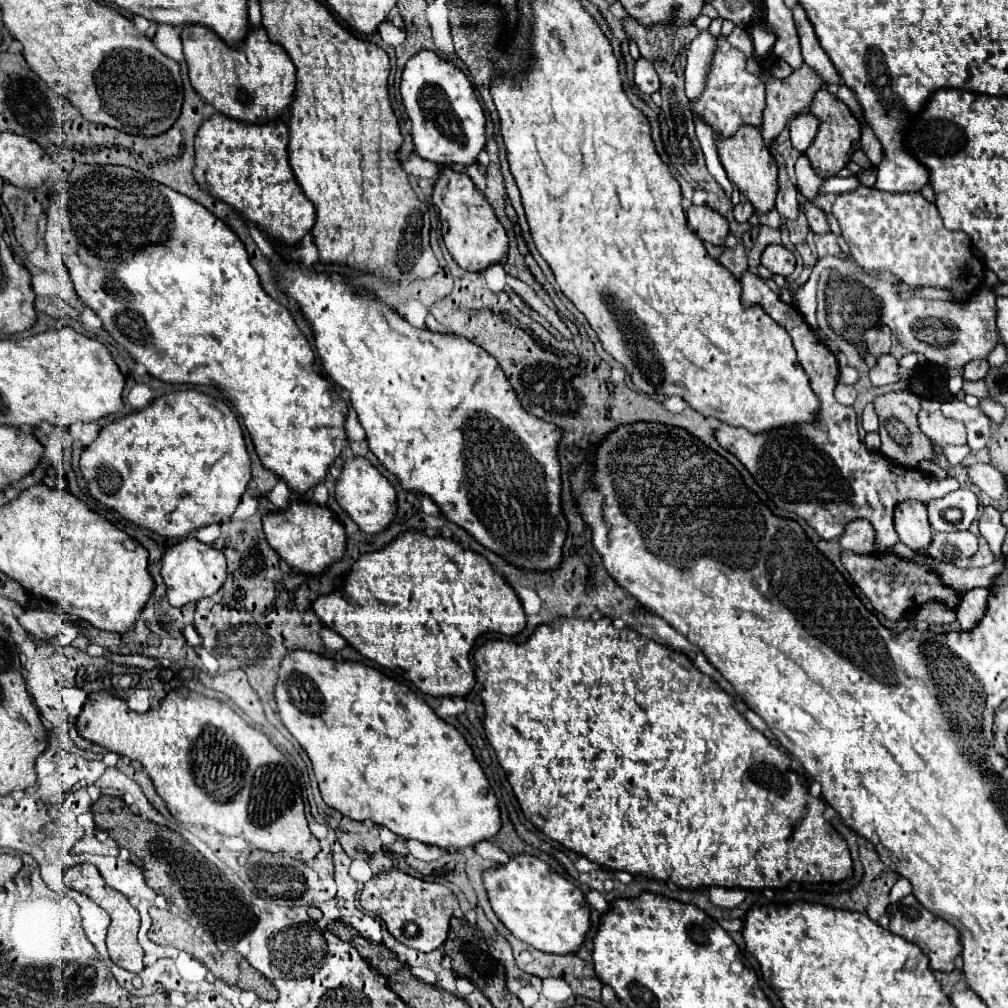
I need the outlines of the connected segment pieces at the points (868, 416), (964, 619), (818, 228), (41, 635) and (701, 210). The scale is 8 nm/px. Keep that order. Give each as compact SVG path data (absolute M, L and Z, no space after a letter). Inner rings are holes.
M872 403L864 409L864 415L862 415L862 427L864 427L866 431L878 431L878 415L874 413Z
M972 589L970 593L964 593L960 607L956 609L960 629L974 629L986 615L986 599L988 591L986 589Z
M802 199L806 203L806 217L808 217L808 225L816 235L826 235L830 231L826 213L822 213L818 207L814 207L812 203L808 203L806 199Z
M40 609L24 611L18 617L18 623L36 639L52 639L64 625L62 617L56 611L40 611Z
M690 205L688 213L688 223L690 227L698 233L702 241L708 241L712 245L724 245L724 239L730 231L726 217L722 217L718 211L712 207L704 205Z

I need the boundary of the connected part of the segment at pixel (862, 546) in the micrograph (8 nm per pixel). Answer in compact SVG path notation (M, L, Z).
M864 519L848 523L840 535L840 545L842 549L850 549L858 555L874 553L874 527L870 527L870 523Z

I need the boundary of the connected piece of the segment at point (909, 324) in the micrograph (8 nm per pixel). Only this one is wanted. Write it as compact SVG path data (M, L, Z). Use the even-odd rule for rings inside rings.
M862 271L858 281L868 287L880 301L882 323L888 325L894 337L912 353L922 353L928 361L934 361L946 369L962 369L968 361L988 357L996 347L996 295L988 287L980 287L978 295L970 303L934 301L934 299L902 299L898 285L902 281L890 271Z

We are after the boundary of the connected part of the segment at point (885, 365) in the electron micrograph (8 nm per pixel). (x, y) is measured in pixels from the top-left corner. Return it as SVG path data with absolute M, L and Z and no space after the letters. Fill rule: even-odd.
M892 355L876 357L876 365L870 369L872 385L890 385L900 379L898 361Z

